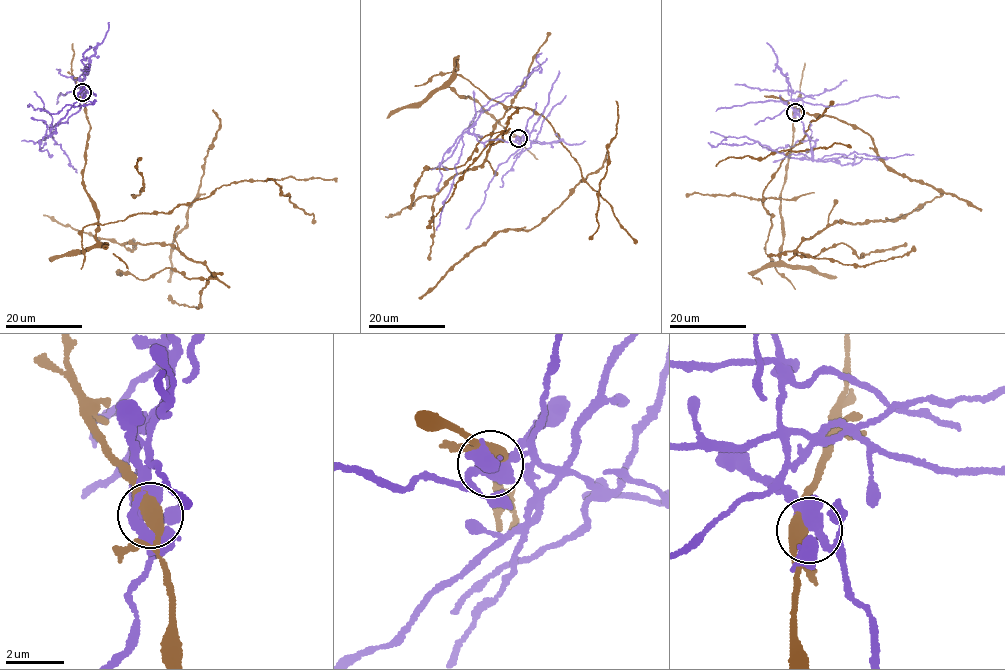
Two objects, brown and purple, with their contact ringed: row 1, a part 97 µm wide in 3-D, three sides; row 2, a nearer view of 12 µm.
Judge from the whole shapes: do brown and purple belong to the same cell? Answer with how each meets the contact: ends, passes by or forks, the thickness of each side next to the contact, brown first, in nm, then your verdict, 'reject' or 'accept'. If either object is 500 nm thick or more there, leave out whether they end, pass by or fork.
brown passes by | purple forks | 440/320 nm | reject

